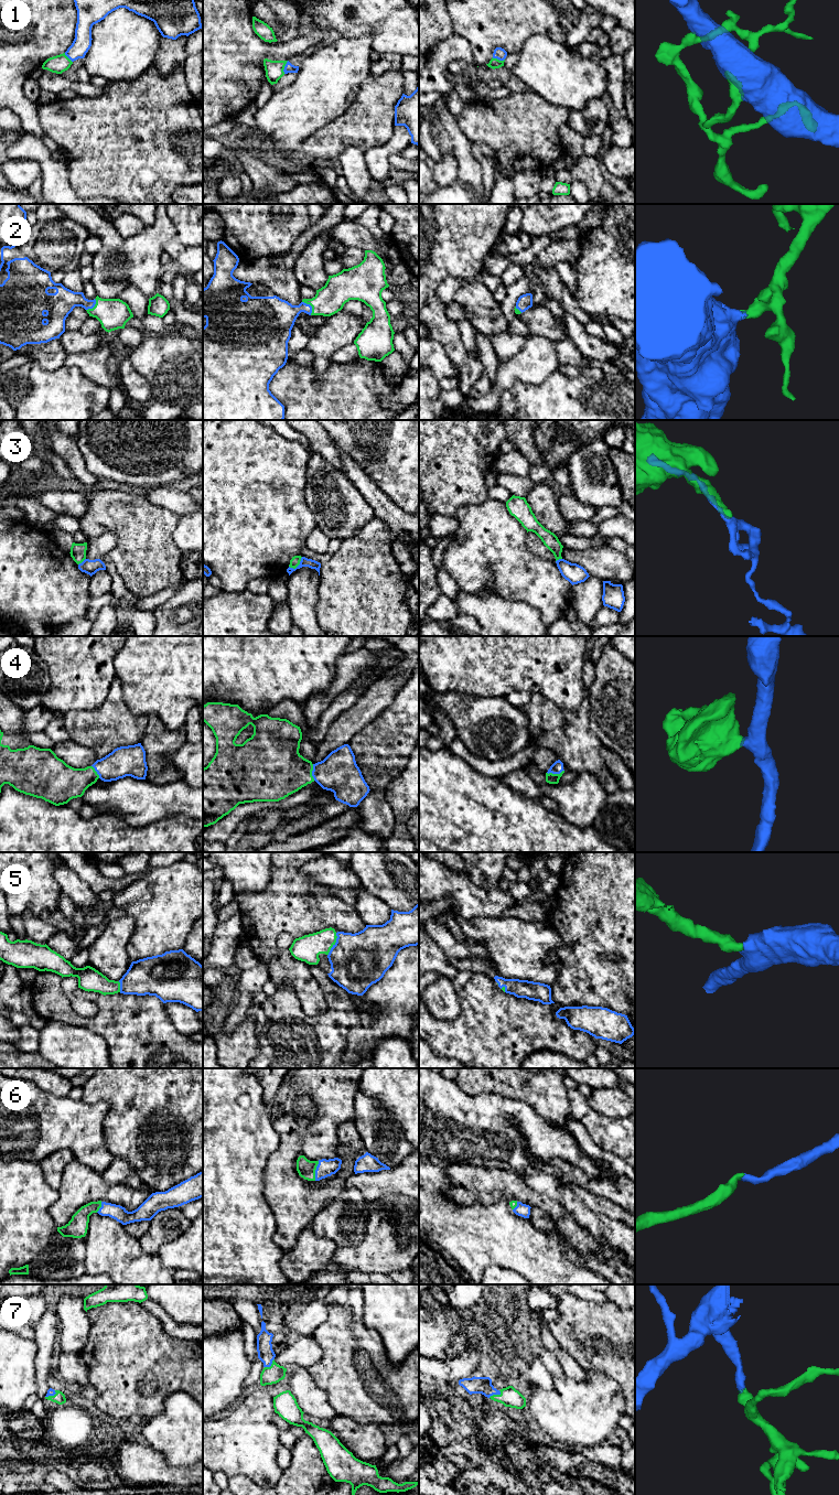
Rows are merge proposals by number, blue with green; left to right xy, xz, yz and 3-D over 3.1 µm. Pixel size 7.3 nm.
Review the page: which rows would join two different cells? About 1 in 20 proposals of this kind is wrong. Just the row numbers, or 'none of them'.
3

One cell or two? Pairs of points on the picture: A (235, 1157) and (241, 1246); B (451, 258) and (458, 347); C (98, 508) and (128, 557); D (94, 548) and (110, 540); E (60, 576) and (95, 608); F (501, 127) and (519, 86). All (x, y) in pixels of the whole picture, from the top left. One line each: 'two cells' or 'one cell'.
A: one cell
B: one cell
C: one cell
D: one cell
E: two cells
F: two cells

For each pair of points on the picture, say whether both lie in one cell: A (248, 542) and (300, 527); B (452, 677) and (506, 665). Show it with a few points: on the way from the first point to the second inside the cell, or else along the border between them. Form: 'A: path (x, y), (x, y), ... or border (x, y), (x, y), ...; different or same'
A: path (261, 529), (264, 527), (287, 527); same
B: path (465, 665), (493, 665); same

